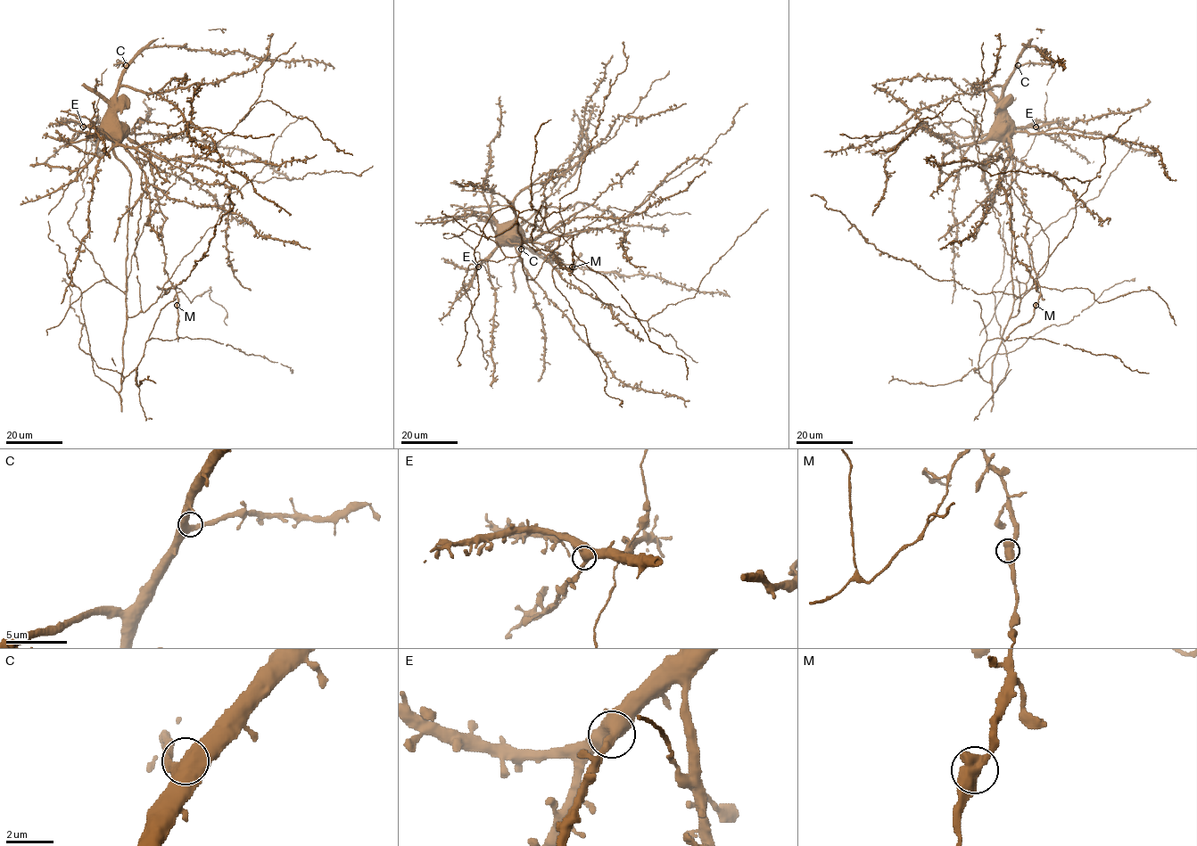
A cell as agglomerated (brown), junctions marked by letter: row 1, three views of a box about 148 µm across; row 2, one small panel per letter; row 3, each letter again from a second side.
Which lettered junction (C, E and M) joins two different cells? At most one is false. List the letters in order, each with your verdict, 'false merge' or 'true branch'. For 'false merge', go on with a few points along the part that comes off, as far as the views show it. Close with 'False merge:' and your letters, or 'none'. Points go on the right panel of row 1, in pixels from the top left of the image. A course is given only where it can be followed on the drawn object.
C: true branch
E: true branch
M: false merge; course (1036, 305), (1033, 316), (1019, 325), (1003, 341)
False merge: M

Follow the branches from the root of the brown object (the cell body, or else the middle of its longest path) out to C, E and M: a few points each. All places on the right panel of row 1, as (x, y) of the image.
C: (997, 130), (996, 135), (994, 120), (996, 102), (1003, 85), (1018, 65)
E: (997, 130), (998, 135), (1010, 135), (1015, 129), (1036, 127)
M: (997, 130), (998, 135), (1011, 140), (1016, 184), (1031, 213), (1025, 241), (1031, 250), (1040, 288), (1036, 305)

